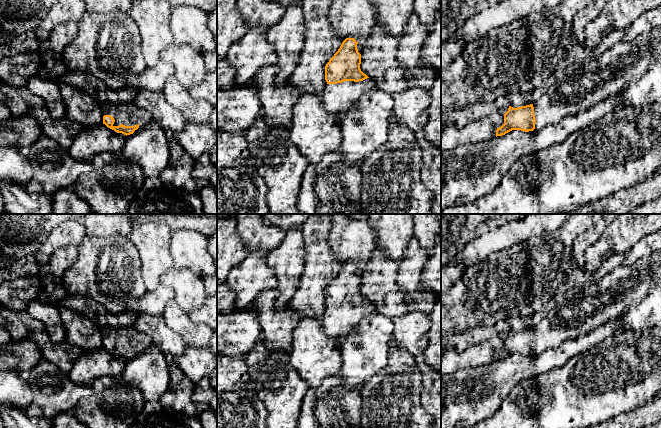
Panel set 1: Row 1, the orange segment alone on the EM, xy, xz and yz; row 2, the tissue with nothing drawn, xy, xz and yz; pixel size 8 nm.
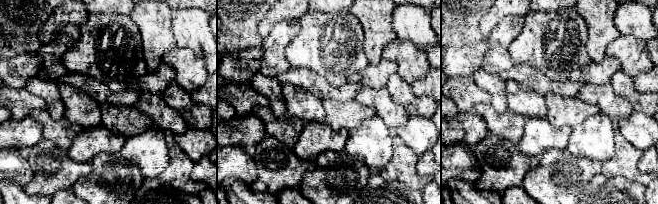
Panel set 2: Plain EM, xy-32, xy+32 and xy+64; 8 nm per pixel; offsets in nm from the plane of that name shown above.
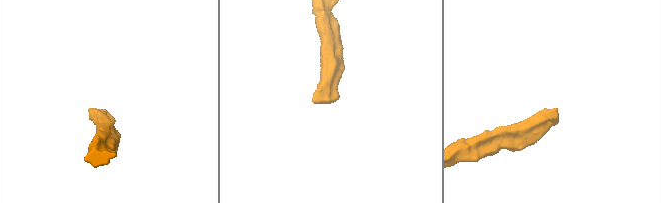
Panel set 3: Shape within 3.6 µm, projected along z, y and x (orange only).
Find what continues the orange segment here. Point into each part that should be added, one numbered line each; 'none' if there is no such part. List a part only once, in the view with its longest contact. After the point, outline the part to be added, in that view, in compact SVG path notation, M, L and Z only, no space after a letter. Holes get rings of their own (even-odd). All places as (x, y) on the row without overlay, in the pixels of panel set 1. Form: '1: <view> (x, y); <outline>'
1: xy (128, 337); M103 326L101 334L104 339L111 339L115 346L113 350L121 348L134 350L152 344L150 335L137 330L134 326Z

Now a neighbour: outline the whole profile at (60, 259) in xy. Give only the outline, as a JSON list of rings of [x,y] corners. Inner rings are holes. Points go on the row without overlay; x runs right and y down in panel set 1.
[[[65,246],[52,251],[48,258],[40,261],[39,299],[57,304],[67,296],[61,277],[77,256],[77,247]]]

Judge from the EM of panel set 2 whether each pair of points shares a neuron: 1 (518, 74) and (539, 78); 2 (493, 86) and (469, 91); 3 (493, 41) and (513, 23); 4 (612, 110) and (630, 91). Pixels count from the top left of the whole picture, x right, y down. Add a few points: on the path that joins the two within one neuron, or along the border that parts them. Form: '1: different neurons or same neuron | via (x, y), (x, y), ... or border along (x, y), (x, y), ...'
1: same neuron | via (523, 74), (534, 78)
2: different neurons | border along (471, 78), (489, 94), (490, 104)
3: same neuron | via (498, 38), (508, 28)
4: different neurons | border along (609, 83), (612, 89), (623, 97), (633, 110)

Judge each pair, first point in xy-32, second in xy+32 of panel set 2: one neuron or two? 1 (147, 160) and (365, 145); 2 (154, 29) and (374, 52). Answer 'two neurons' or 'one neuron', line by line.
1: one neuron
2: one neuron

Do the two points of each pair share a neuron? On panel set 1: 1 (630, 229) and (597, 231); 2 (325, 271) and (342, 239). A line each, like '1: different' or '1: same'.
1: different
2: different

